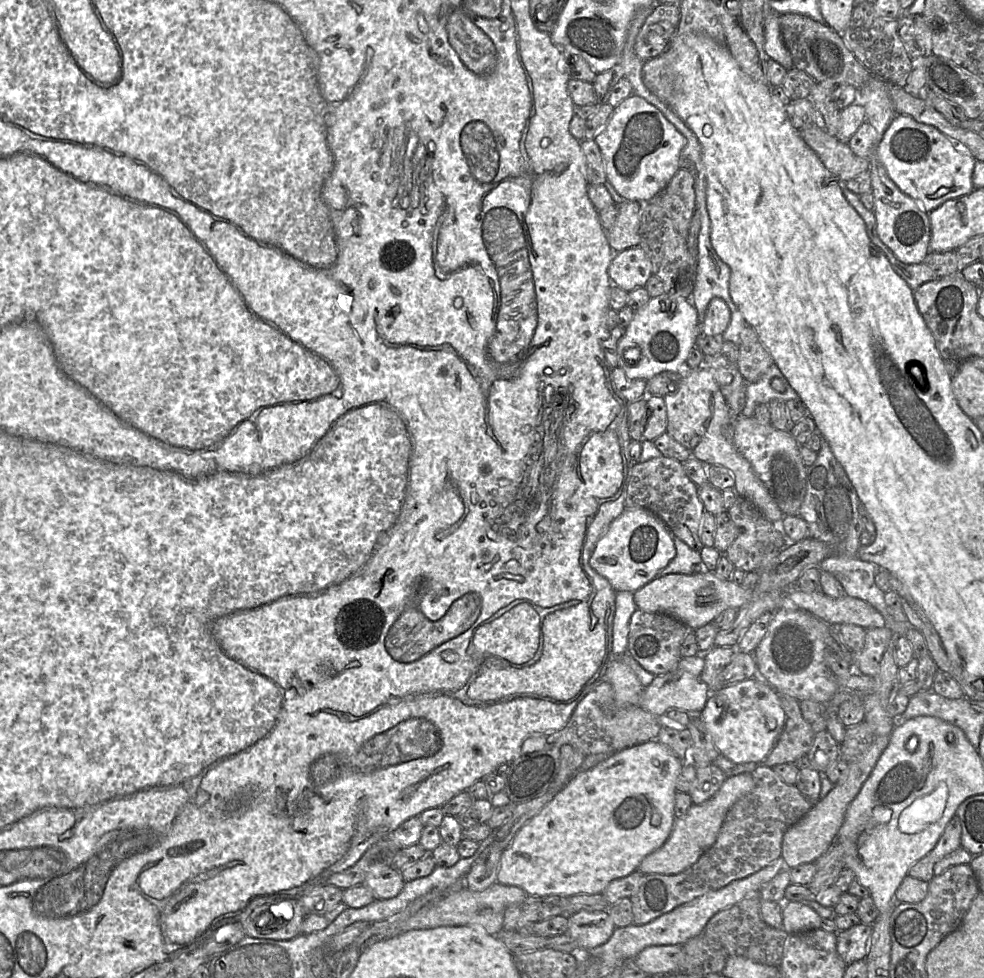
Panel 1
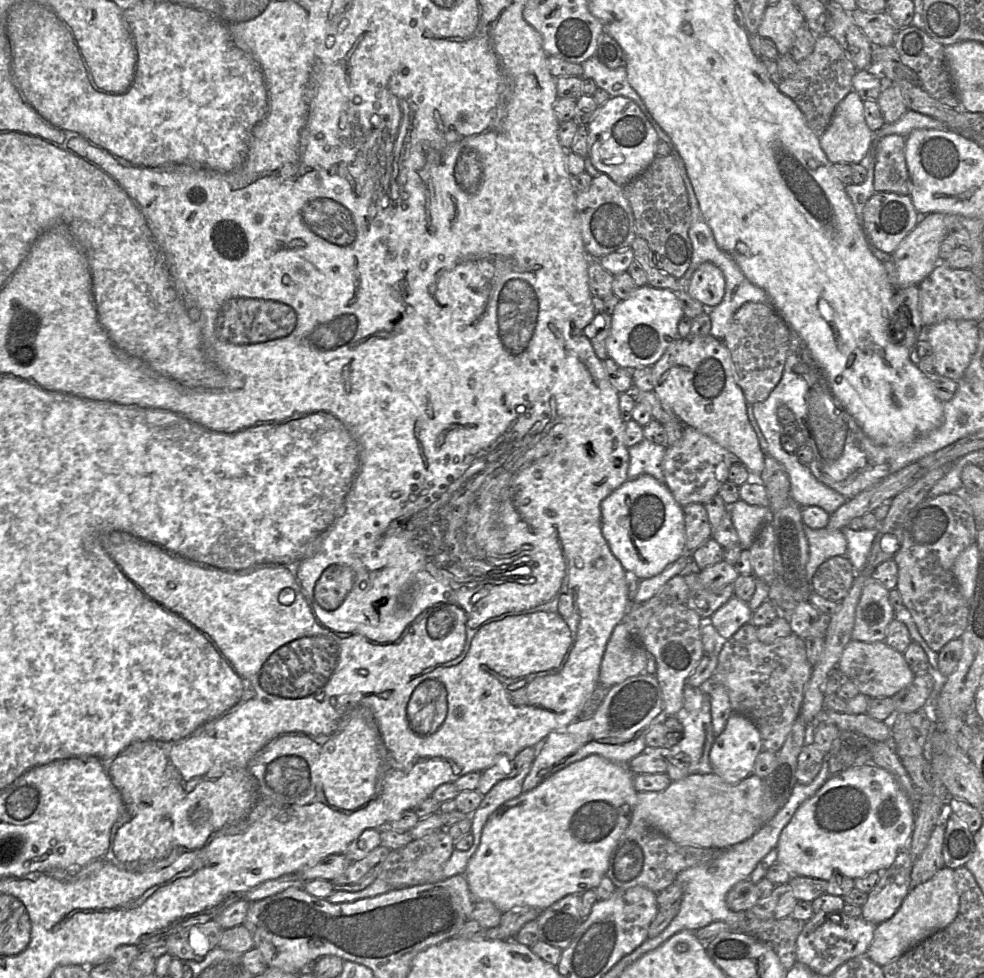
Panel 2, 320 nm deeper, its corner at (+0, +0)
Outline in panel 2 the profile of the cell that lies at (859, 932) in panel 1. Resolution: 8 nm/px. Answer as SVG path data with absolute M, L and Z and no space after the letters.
M907 849L899 852L897 861L879 872L879 880L868 893L861 916L875 925L890 919L910 891L912 857Z

